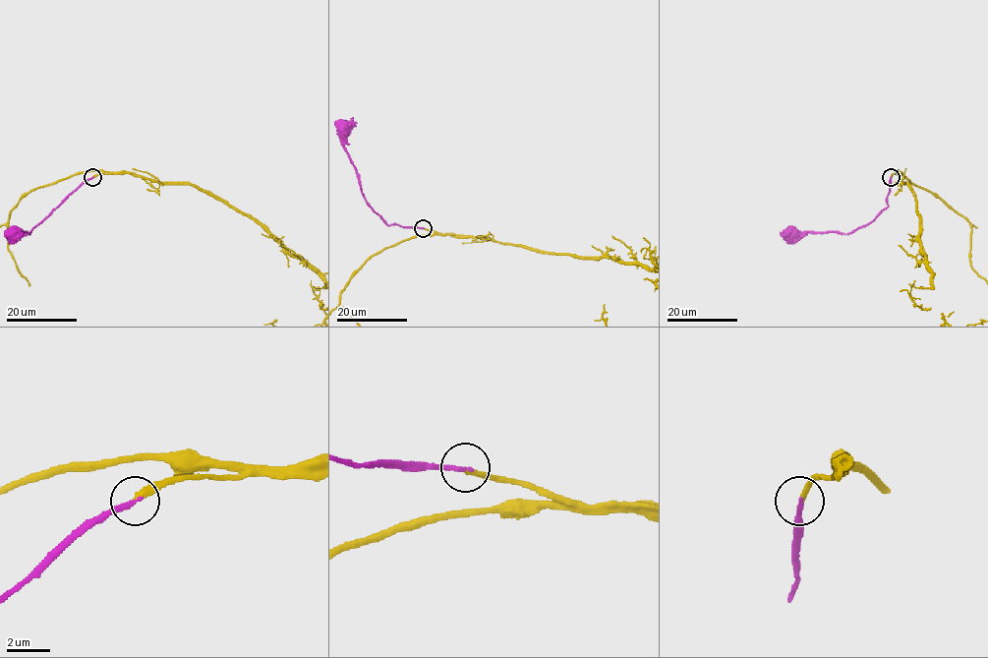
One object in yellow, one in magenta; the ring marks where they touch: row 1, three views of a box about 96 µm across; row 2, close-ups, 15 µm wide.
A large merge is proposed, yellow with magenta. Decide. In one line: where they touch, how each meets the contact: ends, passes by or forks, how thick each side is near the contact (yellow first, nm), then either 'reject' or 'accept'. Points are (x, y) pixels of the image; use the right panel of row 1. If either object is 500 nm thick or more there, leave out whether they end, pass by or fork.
at (891, 177); yellow ends there; magenta ends there; 240 nm thick on the yellow side, 240 nm on the other; accept

